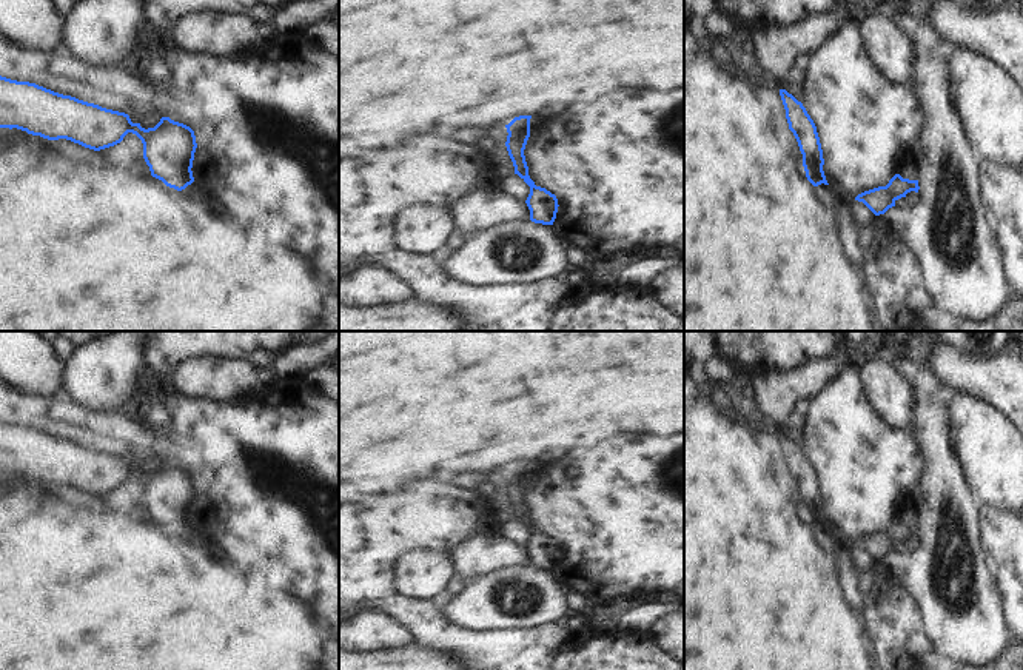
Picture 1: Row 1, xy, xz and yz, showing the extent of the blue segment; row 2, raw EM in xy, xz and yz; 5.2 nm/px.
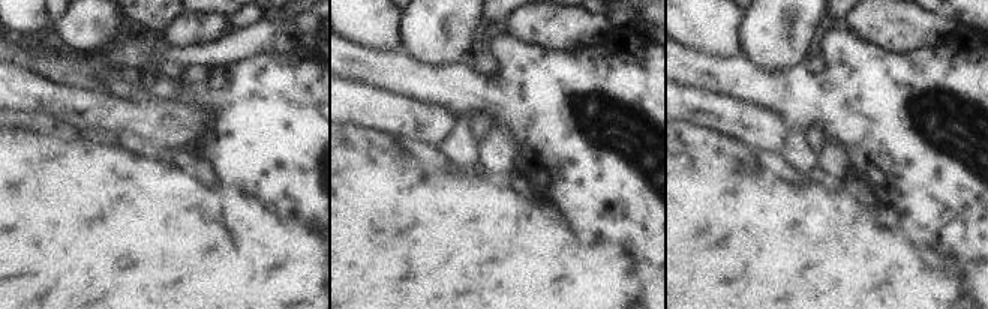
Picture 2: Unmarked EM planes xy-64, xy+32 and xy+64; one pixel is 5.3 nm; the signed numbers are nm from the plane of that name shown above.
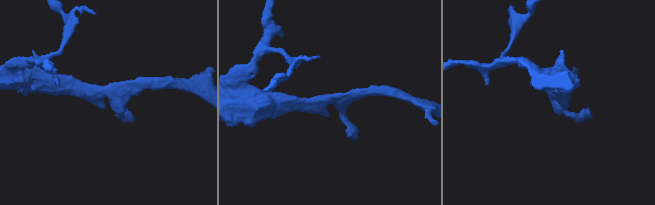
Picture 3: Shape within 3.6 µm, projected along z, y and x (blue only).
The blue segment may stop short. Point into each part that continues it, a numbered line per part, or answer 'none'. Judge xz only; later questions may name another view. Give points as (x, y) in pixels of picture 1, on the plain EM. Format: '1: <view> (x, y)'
none

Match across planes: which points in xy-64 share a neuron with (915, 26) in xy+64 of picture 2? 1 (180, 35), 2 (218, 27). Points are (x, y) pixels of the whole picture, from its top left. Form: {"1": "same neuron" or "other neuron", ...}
{"1": "same neuron", "2": "same neuron"}

